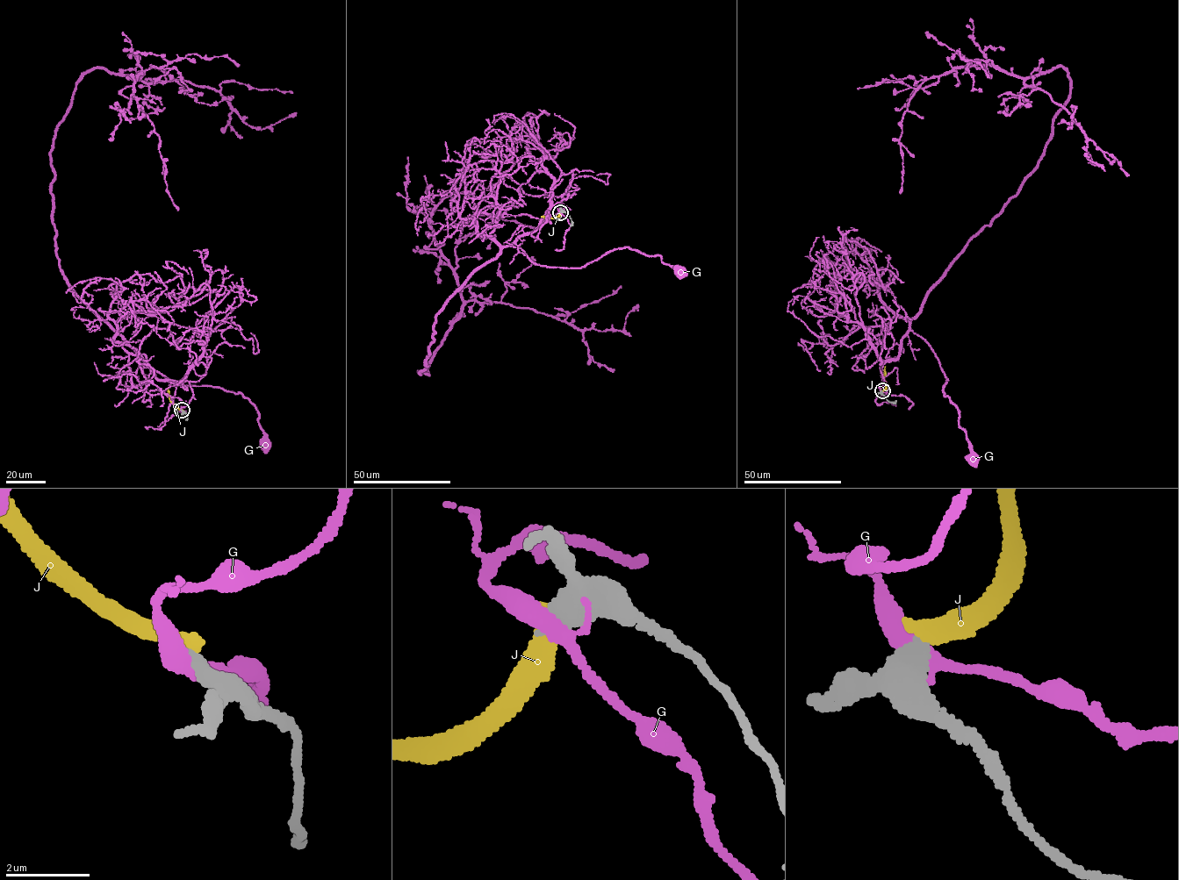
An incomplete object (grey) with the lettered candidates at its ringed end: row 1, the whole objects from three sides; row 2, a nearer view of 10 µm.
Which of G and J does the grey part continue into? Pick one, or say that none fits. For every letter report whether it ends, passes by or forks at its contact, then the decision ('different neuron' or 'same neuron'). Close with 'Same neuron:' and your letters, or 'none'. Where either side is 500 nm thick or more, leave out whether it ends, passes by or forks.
G: it forks; different neuron
J: it ends; different neuron
Same neuron: none

